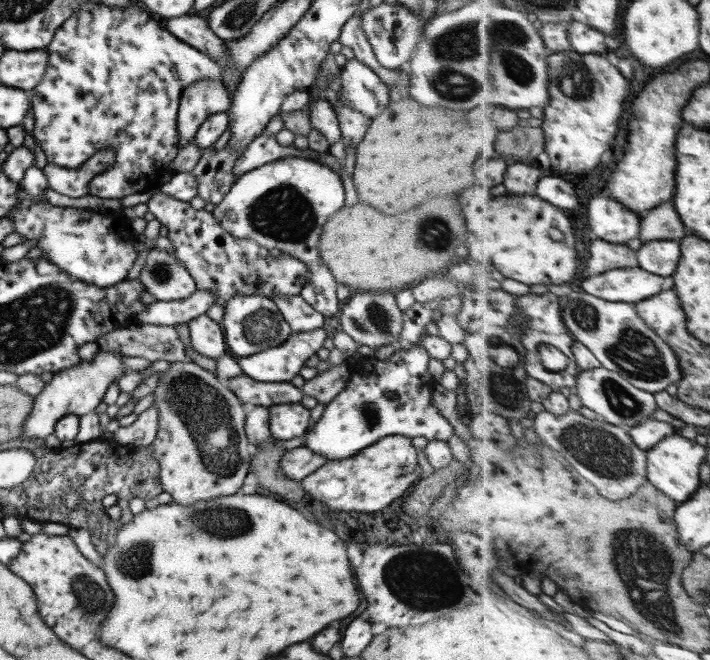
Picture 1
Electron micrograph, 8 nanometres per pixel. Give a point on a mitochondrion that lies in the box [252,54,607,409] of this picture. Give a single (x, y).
(572, 77)

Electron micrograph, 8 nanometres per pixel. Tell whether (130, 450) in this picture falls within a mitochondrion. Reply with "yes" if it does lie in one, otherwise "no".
no

